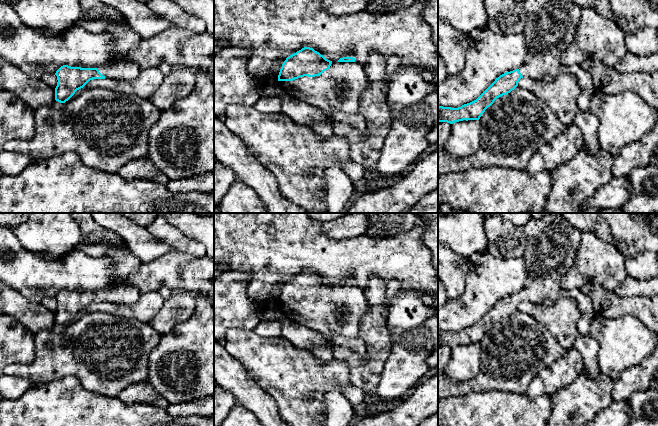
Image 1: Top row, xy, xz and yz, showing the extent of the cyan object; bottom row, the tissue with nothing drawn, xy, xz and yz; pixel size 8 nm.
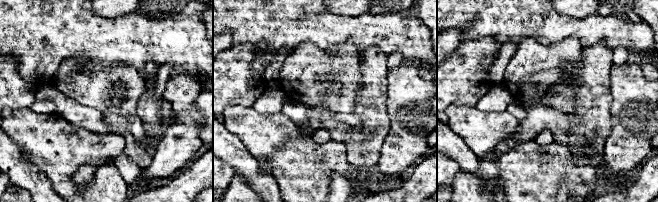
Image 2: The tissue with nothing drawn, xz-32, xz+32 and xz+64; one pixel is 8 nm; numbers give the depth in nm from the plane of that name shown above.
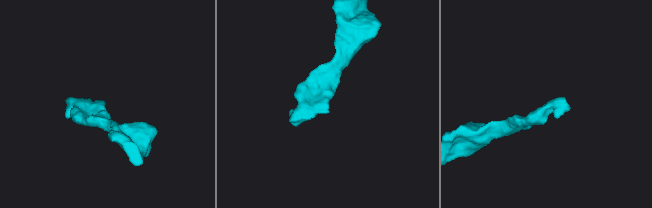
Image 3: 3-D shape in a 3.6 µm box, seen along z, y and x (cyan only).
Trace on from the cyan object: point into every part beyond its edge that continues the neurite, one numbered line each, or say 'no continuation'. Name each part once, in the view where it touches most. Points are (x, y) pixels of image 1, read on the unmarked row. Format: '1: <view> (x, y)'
1: xz (337, 314)

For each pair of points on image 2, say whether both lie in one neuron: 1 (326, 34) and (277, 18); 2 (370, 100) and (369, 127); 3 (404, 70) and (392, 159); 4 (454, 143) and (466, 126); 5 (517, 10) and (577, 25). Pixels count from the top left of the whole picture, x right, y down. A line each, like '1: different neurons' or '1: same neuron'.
1: same neuron
2: same neuron
3: same neuron
4: different neurons
5: same neuron

